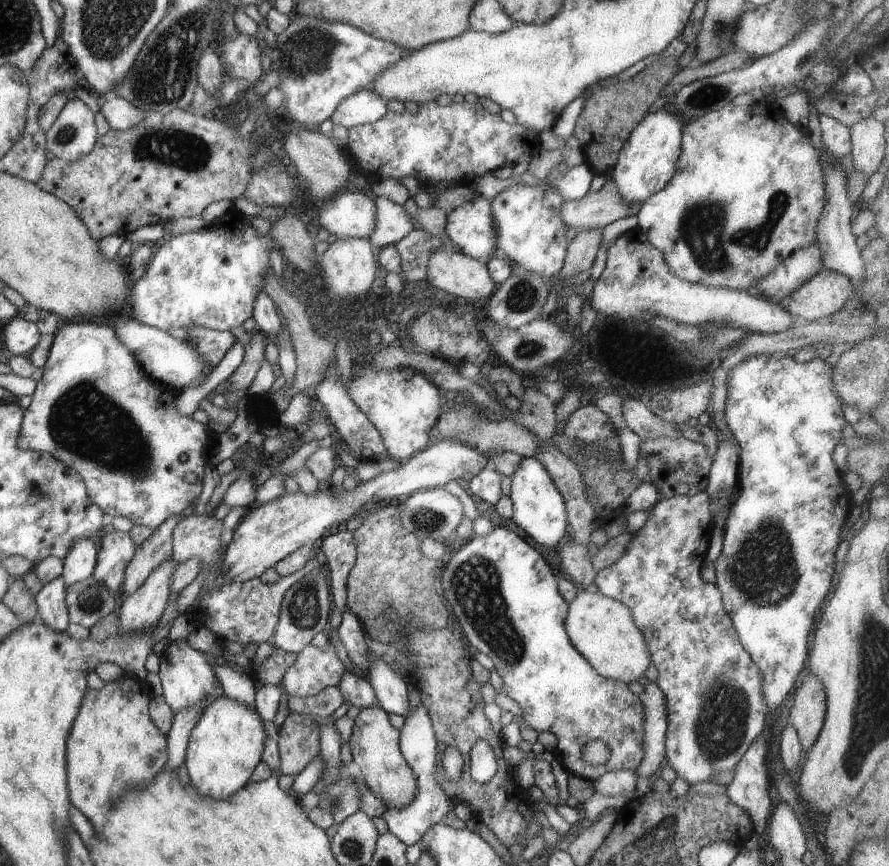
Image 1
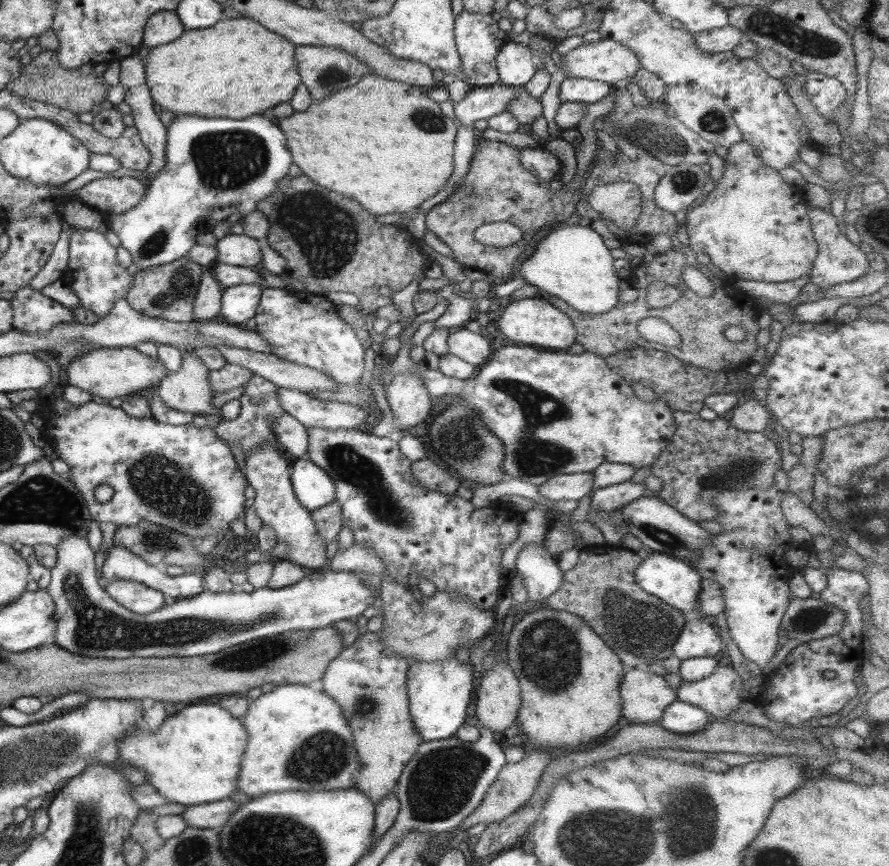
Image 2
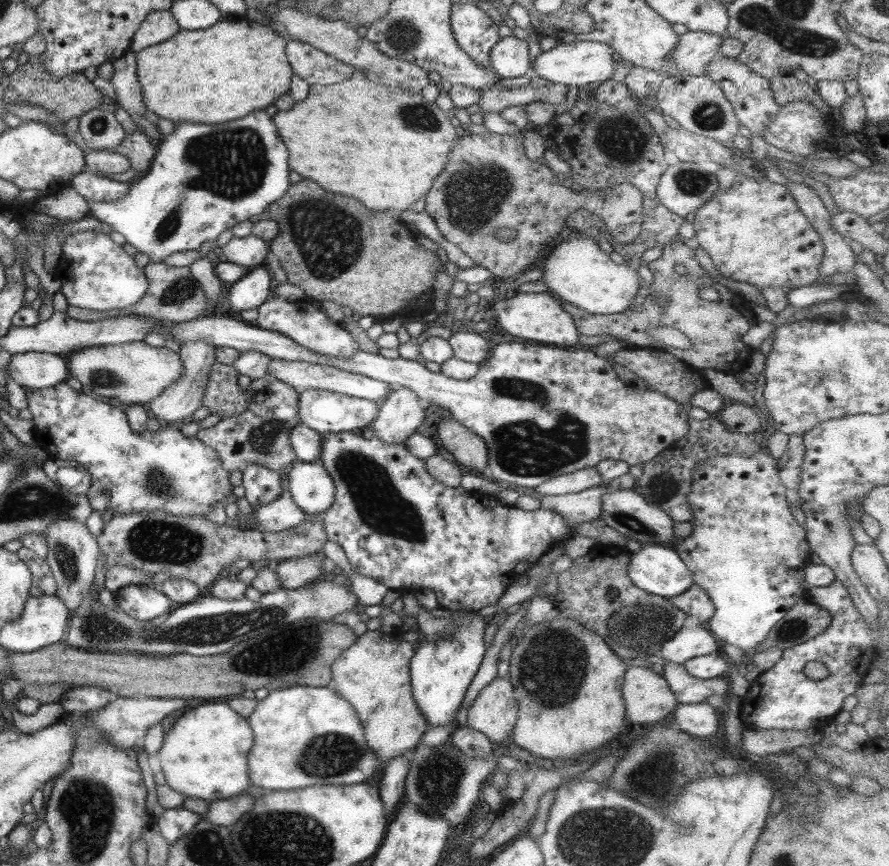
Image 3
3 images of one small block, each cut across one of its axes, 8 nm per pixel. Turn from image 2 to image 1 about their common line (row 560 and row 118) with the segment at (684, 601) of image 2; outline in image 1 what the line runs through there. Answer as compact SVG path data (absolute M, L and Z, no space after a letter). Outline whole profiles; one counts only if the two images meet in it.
M667 106L659 107L655 112L645 113L642 119L631 130L623 143L609 178L614 180L618 195L624 203L636 207L654 192L661 190L673 173L680 153L681 133L685 126L684 120L674 112L669 112Z

